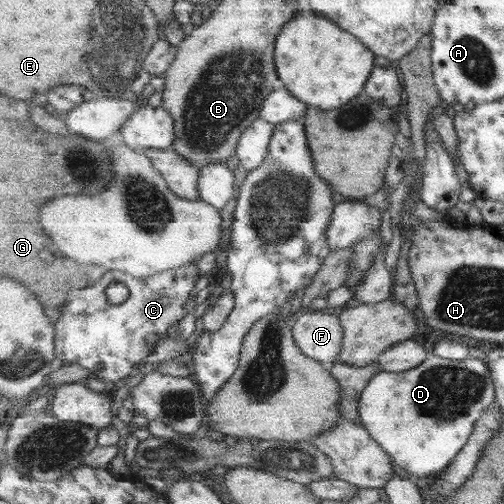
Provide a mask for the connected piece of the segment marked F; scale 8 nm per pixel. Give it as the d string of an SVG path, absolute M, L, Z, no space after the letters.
M338 311L303 313L292 326L296 343L306 355L319 362L336 363L344 344L344 326Z

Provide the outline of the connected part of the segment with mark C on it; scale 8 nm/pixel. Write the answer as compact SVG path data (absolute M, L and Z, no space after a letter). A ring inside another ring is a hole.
M198 263L158 272L147 280L135 278L135 276L119 272L119 270L111 270L103 276L101 284L91 286L91 288L83 288L83 290L73 289L73 292L68 294L68 301L60 309L61 316L55 323L56 358L86 368L90 377L101 379L107 382L109 386L123 382L127 376L136 373L135 365L145 364L145 358L149 354L153 354L153 350L157 348L157 342L167 338L169 328L179 326L179 322L189 314L185 309L185 302L191 298L191 292L195 290L198 274ZM113 282L121 282L128 288L129 296L125 302L111 304L107 300L105 290Z

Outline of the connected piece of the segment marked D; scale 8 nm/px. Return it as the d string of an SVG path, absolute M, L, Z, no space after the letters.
M477 354L465 360L449 360L433 355L419 367L406 372L381 372L373 377L363 390L359 402L361 424L390 454L394 462L409 476L427 479L443 473L453 462L457 453L468 444L475 424L484 416L487 406L496 400L495 382L486 358Z

